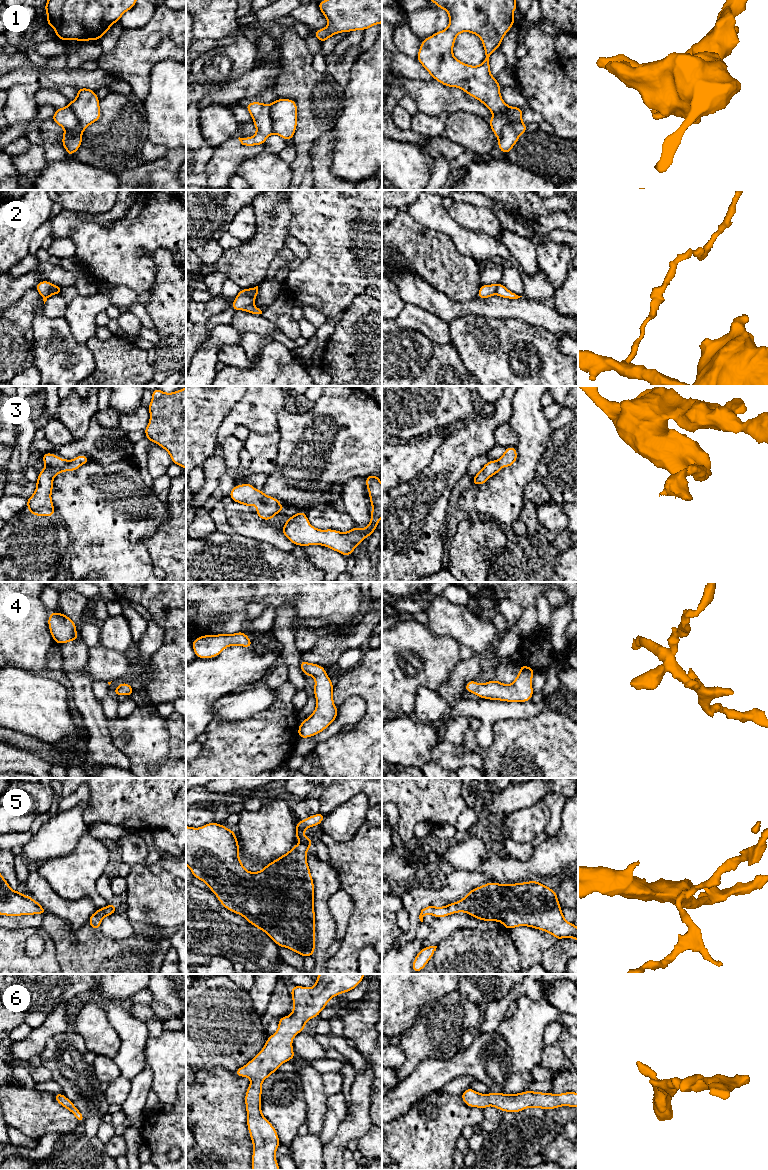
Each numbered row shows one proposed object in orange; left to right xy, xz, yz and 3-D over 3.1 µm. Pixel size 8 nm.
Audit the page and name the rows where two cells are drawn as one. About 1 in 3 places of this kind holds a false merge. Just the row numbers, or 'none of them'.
1, 2

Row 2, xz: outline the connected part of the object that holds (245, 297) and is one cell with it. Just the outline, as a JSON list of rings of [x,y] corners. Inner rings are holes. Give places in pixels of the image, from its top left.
[[[258,286],[249,289],[241,288],[238,295],[234,298],[234,302],[231,308],[234,311],[245,309],[248,305],[254,304],[257,294]]]

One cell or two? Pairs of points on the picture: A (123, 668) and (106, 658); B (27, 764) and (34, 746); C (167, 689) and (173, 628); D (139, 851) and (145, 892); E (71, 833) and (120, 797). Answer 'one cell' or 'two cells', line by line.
A: one cell
B: two cells
C: one cell
D: two cells
E: two cells

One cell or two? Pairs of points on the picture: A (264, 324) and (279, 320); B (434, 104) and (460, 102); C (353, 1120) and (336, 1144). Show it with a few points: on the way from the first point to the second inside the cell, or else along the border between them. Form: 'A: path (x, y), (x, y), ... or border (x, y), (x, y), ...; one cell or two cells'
A: border (261, 314), (269, 319), (281, 332); two cells
B: path (440, 102), (454, 102); one cell
C: path (352, 1126), (341, 1138); one cell

